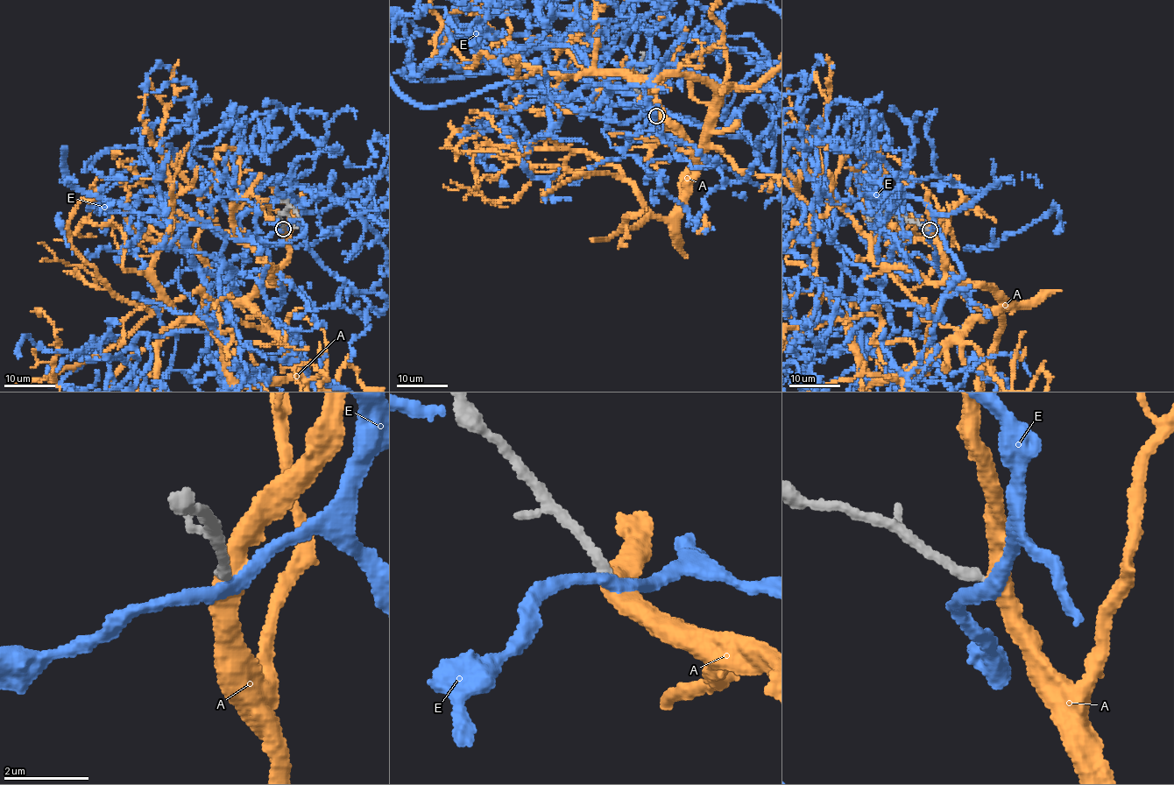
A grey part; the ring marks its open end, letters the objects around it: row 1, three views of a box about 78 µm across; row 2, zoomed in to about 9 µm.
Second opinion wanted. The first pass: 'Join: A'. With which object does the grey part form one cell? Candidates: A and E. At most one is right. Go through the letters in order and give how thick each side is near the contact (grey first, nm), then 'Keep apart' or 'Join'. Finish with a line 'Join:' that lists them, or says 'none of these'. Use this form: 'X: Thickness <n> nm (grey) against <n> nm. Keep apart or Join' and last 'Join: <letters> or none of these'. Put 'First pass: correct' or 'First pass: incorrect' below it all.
A: Thickness 260 nm (grey) against 440 nm. Join
E: Thickness 260 nm (grey) against 280 nm. Keep apart
Join: A
First pass: correct

